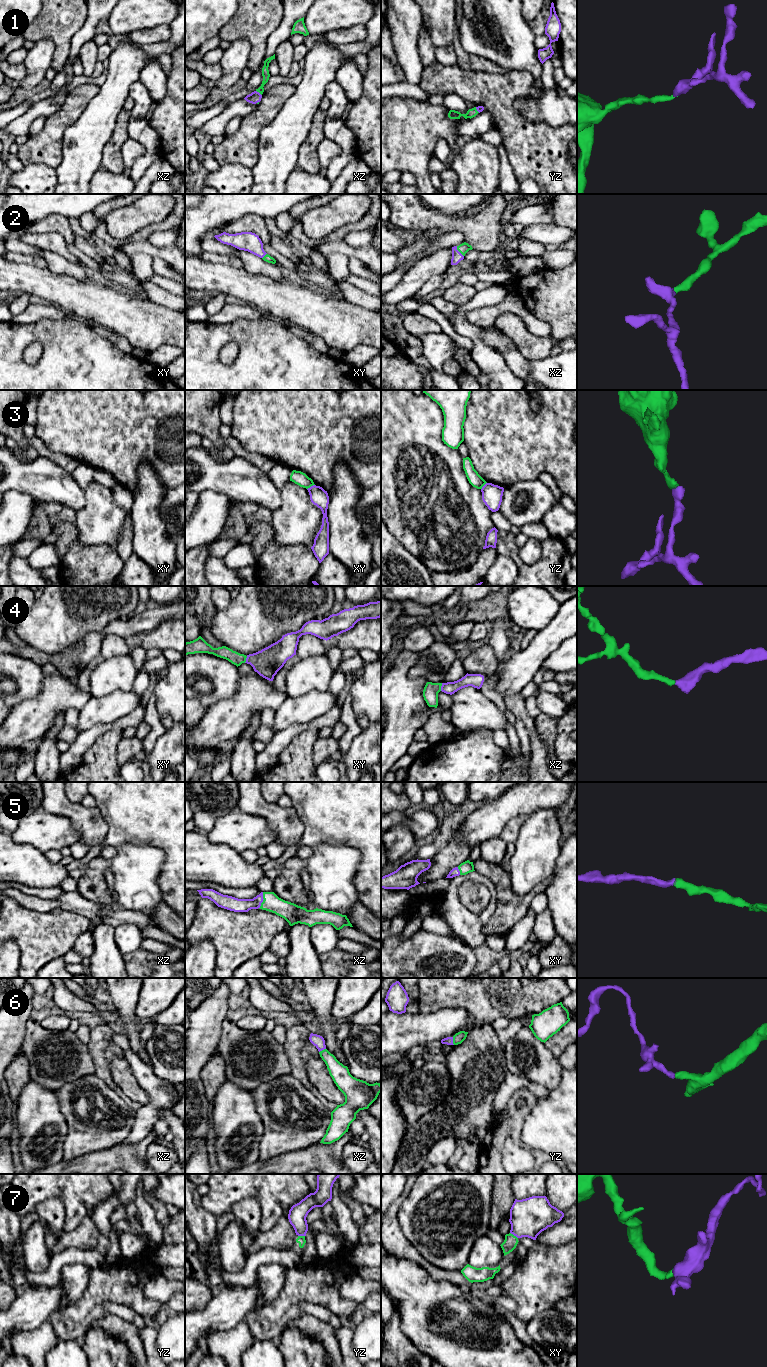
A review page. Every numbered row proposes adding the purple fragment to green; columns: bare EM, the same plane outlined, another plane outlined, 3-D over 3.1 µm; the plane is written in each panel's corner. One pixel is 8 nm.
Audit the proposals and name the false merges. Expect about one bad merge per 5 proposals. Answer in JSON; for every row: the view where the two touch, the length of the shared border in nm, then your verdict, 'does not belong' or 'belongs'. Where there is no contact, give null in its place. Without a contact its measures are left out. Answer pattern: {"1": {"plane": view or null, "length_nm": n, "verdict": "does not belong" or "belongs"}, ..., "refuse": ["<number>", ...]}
{"1": {"plane": "xz", "length_nm": 60, "verdict": "belongs"}, "2": {"plane": "xz", "length_nm": 110, "verdict": "belongs"}, "3": {"plane": "xy", "length_nm": 80, "verdict": "does not belong"}, "4": {"plane": "xz", "length_nm": 70, "verdict": "belongs"}, "5": {"plane": "xz", "length_nm": 140, "verdict": "belongs"}, "6": {"plane": "yz", "length_nm": 70, "verdict": "belongs"}, "7": {"plane": "xy", "length_nm": 80, "verdict": "belongs"}, "refuse": ["3"]}

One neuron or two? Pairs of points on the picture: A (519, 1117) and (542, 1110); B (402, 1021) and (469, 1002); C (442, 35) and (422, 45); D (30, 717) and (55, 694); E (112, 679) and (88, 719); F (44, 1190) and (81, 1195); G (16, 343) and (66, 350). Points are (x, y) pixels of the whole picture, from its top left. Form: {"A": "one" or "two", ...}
{"A": "two", "B": "two", "C": "two", "D": "one", "E": "two", "F": "one", "G": "one"}

